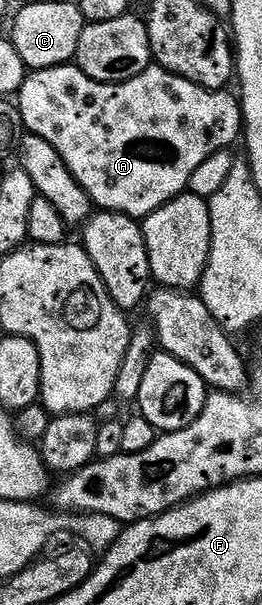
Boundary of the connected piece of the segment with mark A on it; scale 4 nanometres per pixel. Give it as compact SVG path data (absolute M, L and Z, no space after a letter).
M74 63L28 72L27 77L23 80L23 86L17 94L17 117L21 125L23 120L24 130L27 133L35 133L41 139L45 139L45 143L49 143L57 151L57 155L61 155L65 167L69 167L69 171L77 179L77 183L89 195L92 206L109 213L123 213L126 217L136 219L148 217L162 205L168 205L174 197L180 196L187 189L189 179L193 179L193 171L197 171L198 165L205 163L205 159L209 159L209 155L213 155L217 151L231 149L238 137L240 140L245 129L243 106L240 98L234 92L206 89L189 79L171 73L168 69L162 69L161 66L154 63L145 71L141 71L141 75L114 83L97 81L95 78L85 75Z

